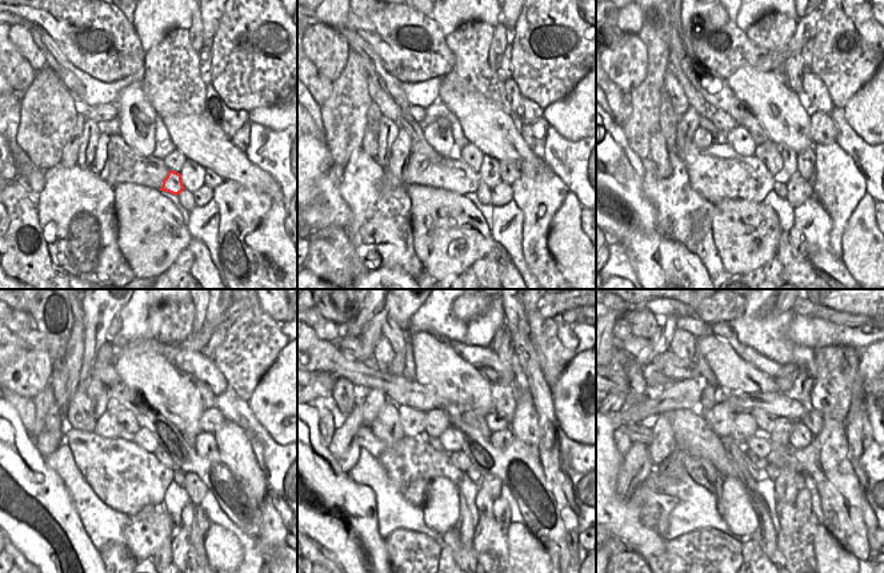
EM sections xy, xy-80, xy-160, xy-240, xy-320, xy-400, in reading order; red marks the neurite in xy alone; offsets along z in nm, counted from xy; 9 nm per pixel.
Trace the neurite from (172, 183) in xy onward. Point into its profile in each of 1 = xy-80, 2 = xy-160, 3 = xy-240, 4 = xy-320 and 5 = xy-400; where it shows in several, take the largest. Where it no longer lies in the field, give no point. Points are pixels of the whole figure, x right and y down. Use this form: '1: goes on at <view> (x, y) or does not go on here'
1: goes on at xy-80 (454, 175)
2: goes on at xy-160 (718, 172)
3: goes on at xy-240 (126, 477)
4: goes on at xy-320 (411, 464)
5: goes on at xy-400 (702, 472)

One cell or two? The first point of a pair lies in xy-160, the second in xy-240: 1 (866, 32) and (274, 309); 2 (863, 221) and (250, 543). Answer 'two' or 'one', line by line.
1: two
2: two

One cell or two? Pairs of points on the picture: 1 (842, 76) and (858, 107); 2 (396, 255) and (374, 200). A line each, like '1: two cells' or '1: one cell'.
1: two cells
2: one cell

